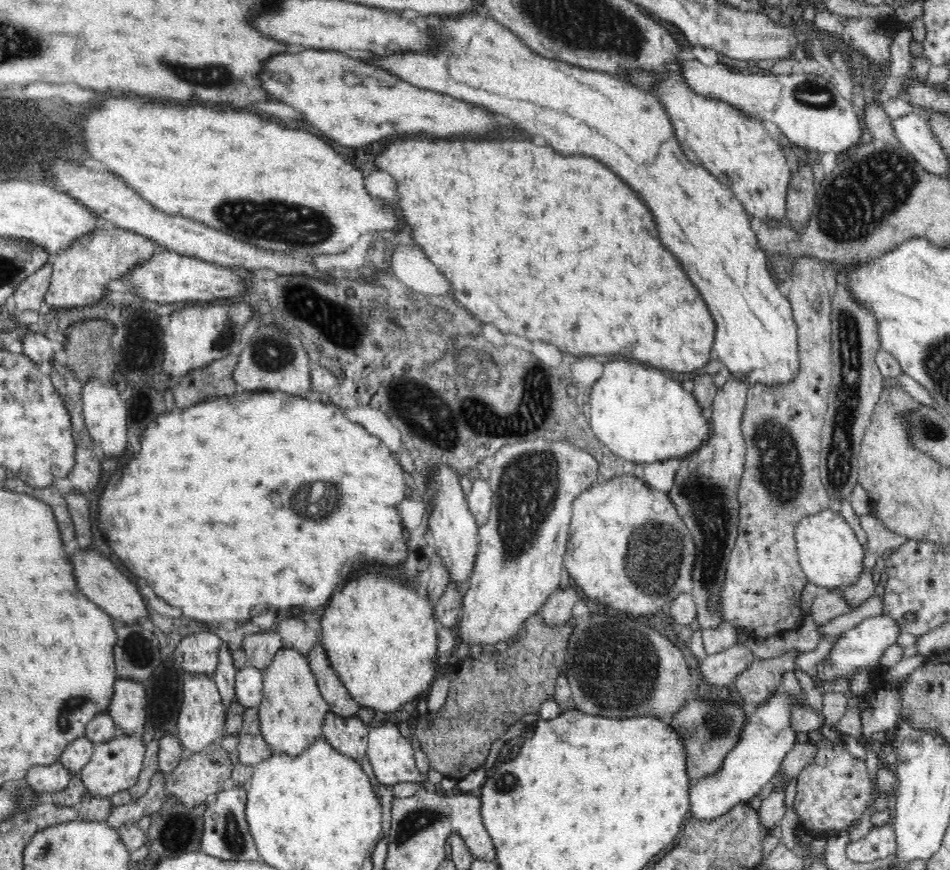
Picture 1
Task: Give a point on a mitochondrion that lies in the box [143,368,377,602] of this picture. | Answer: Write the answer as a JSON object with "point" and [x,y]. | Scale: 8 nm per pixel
{"point":[319,505]}

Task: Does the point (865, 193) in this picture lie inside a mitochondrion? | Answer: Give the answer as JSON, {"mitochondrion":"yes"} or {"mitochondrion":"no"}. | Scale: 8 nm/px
{"mitochondrion":"yes"}

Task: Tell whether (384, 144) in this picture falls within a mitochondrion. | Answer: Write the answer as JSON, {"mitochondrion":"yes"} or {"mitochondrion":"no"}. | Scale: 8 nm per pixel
{"mitochondrion":"no"}

